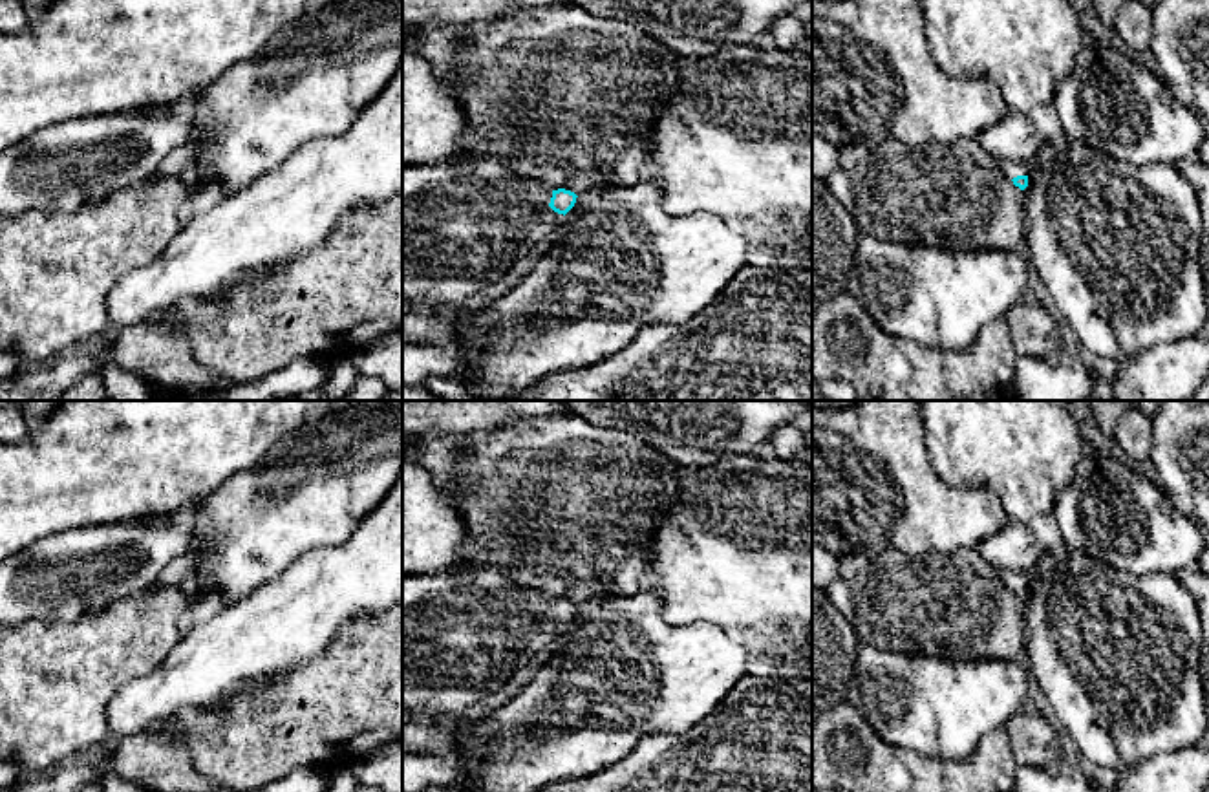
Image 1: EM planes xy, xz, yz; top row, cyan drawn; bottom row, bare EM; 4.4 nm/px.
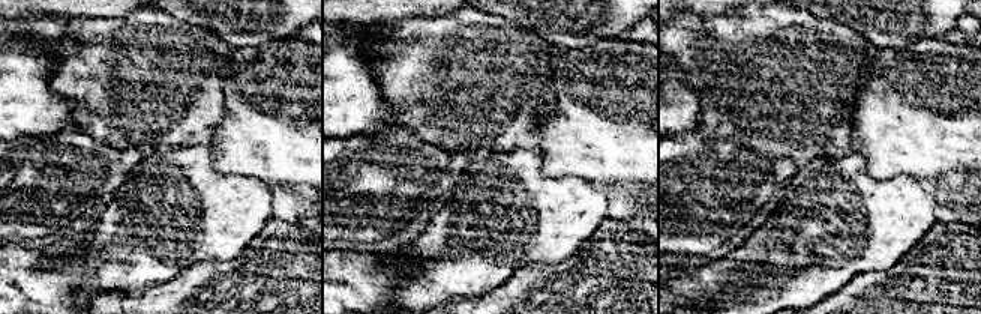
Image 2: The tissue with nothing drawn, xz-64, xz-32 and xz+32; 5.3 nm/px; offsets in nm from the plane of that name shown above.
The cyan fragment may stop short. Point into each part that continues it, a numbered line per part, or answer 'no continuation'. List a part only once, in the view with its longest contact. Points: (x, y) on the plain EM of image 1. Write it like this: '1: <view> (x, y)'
1: yz (1012, 578)

